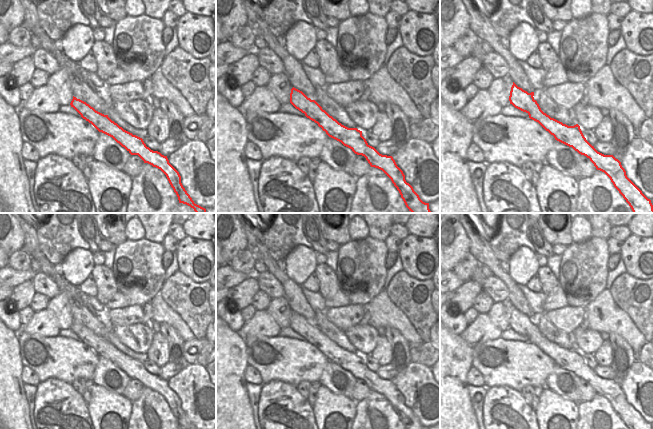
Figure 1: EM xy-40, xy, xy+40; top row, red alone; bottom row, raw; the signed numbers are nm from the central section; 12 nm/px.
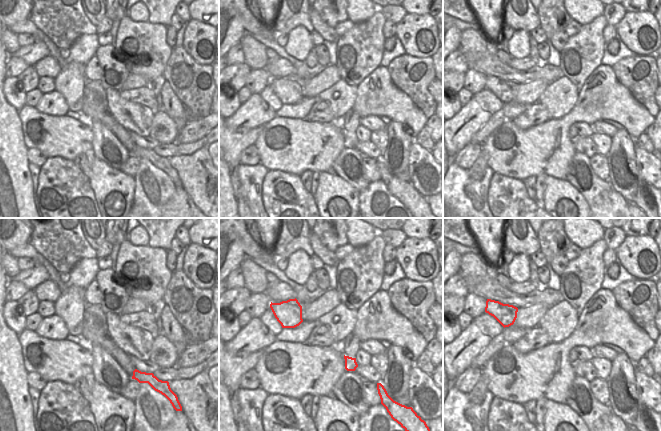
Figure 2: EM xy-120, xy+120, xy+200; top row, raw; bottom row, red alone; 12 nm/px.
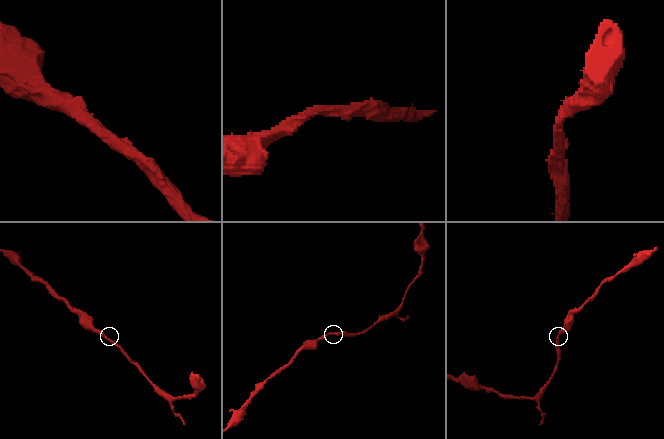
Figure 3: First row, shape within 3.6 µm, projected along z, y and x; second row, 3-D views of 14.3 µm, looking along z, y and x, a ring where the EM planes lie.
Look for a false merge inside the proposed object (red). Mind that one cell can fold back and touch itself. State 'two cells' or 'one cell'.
one cell

